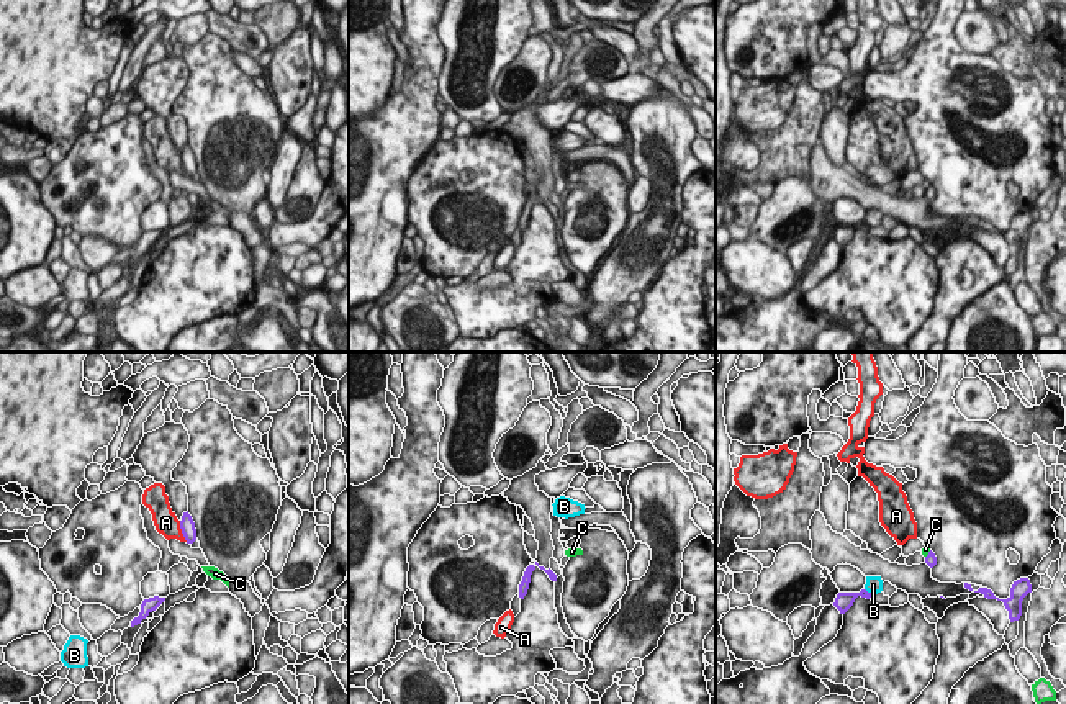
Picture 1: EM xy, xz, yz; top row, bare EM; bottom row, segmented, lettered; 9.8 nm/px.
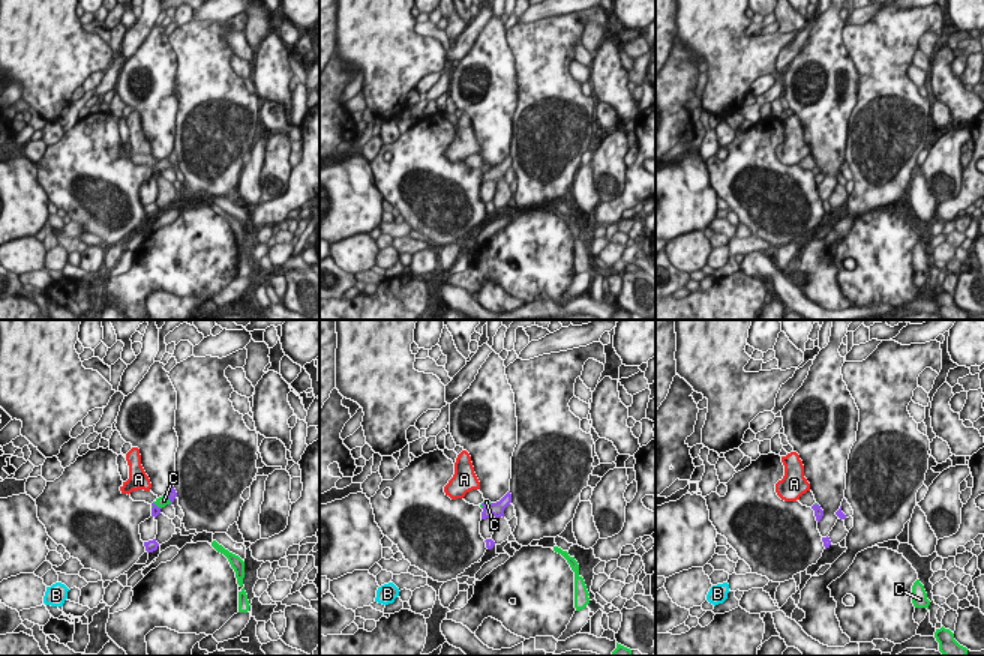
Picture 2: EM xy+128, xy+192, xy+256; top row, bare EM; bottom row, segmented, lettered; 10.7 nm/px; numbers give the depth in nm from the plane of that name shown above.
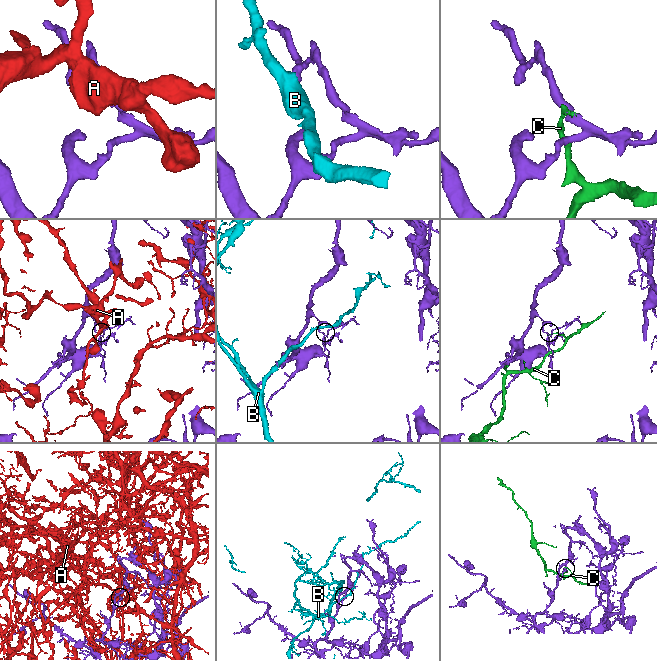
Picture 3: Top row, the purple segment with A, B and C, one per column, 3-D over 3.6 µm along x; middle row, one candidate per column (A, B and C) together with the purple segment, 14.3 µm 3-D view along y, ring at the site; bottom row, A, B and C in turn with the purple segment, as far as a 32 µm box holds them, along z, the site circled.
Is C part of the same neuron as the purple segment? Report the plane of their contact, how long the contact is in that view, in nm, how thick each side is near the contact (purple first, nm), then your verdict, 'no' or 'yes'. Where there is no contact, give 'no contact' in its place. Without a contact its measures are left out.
contact in yz; length 100 nm; calibres 120 and 70 nm; no

